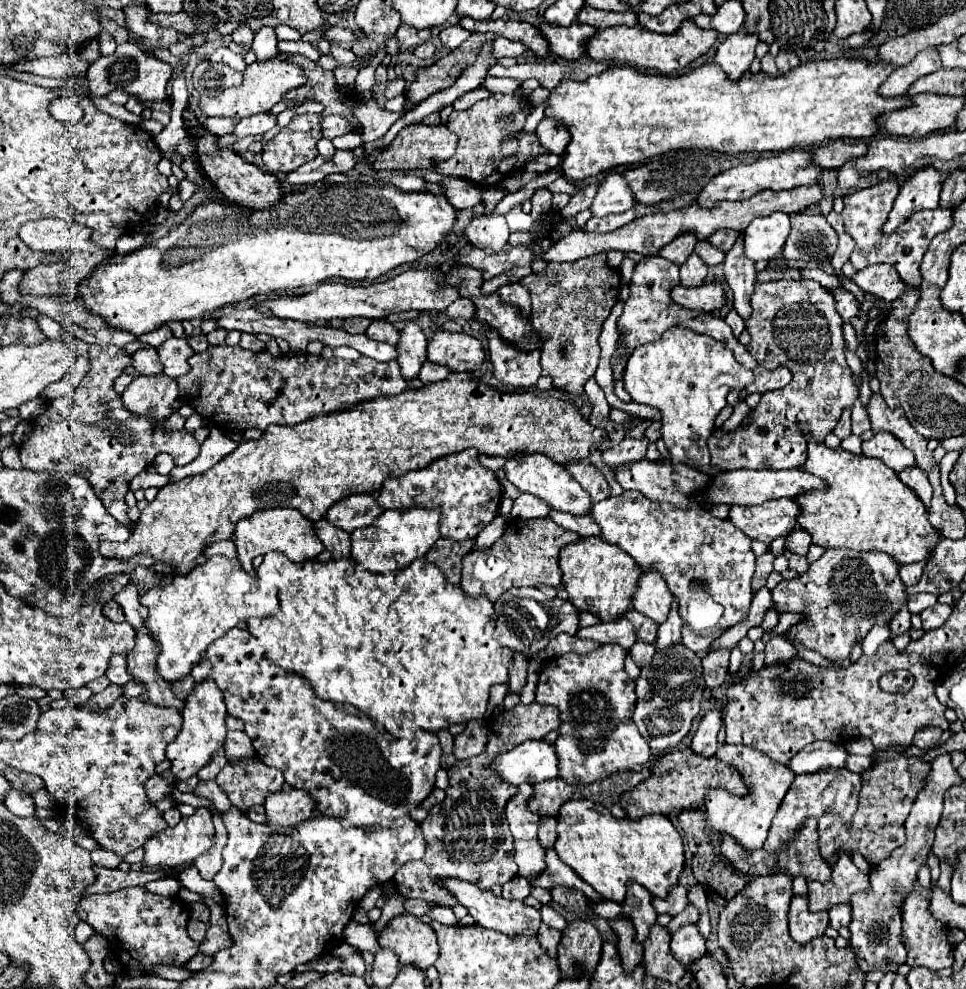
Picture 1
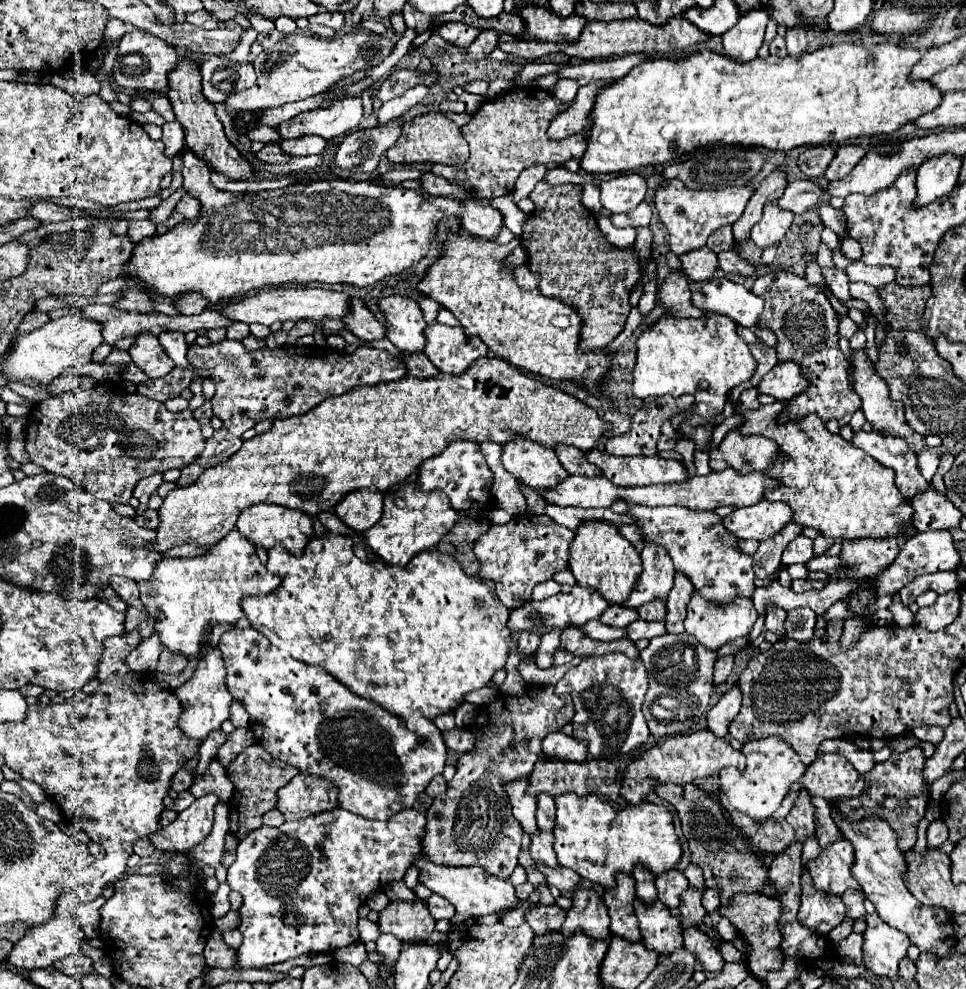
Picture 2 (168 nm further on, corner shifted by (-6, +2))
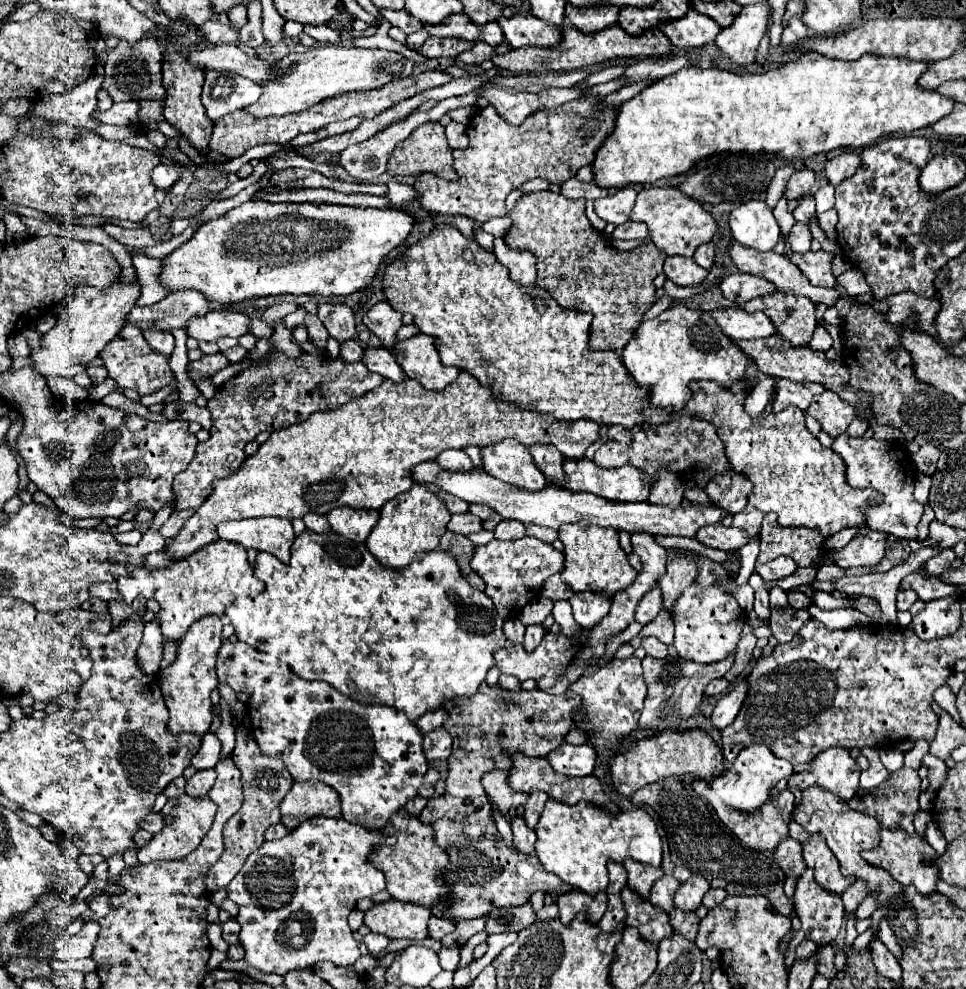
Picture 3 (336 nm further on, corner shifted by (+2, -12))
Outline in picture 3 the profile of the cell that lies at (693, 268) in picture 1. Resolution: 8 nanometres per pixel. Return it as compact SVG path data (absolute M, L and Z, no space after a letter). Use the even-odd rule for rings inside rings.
M668 257L664 263L664 275L682 287L698 287L708 277L708 269L700 267L690 257Z

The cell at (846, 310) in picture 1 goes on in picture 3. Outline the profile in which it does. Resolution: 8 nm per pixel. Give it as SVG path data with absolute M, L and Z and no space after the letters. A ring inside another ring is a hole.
M808 251L804 255L794 253L790 257L792 263L796 263L800 267L800 271L808 277L810 283L818 285L818 287L834 287L836 285L836 277L830 271L830 263L834 259L834 253L826 253L826 251Z

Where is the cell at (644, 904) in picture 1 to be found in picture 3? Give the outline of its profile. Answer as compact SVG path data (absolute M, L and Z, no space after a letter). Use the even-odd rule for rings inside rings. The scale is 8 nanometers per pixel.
M626 859L622 865L624 865L626 873L628 873L628 887L630 887L630 891L640 895L642 899L648 899L652 883L664 875L662 869L644 867L642 863L634 863L632 859Z

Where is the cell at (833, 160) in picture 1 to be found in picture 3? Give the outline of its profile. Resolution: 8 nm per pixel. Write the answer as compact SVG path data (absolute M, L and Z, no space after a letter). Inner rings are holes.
M800 169L800 171L794 171L794 175L790 177L788 185L786 185L786 191L784 191L784 197L786 199L798 199L802 195L806 195L814 185L814 171L812 169Z

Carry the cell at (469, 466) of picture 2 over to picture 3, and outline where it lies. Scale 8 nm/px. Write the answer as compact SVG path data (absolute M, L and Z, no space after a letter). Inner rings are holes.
M446 449L444 453L438 455L436 461L448 471L472 471L474 469L470 457L460 449Z

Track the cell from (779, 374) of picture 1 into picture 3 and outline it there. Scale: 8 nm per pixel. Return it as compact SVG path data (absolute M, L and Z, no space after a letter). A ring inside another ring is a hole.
M774 379L774 393L772 393L772 411L784 411L786 407L794 405L800 411L806 411L812 397L818 395L820 391L824 391L824 385L820 383L812 383L812 381L790 381L790 379Z

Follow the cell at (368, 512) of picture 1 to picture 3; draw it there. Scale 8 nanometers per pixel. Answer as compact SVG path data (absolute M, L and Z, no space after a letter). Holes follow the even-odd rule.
M336 507L336 511L330 511L326 517L328 517L328 523L334 533L362 543L374 529L380 513L374 509Z

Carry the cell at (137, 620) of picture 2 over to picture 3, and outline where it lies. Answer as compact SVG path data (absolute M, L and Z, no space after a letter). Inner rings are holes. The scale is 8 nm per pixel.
M110 601L110 603L108 603L108 611L110 611L110 617L112 617L112 627L114 627L114 629L122 627L122 623L128 619L128 615L126 615L126 605L124 605L124 603Z

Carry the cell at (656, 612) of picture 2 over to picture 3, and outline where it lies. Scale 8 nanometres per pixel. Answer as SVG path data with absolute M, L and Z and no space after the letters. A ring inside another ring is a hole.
M660 589L650 591L650 593L644 595L644 599L638 603L636 621L638 621L640 625L648 625L648 623L658 615L660 609L662 609L662 595L660 595Z

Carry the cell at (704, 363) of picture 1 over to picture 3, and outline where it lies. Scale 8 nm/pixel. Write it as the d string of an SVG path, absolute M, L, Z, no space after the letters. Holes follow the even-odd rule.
M670 307L634 331L622 351L622 361L638 387L648 389L652 405L682 409L692 397L692 381L714 381L720 387L732 387L744 377L750 359L720 331L710 313Z

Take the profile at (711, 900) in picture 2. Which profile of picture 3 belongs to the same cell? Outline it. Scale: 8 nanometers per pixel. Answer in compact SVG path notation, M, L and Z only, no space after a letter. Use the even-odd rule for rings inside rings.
M710 889L710 891L704 895L702 905L704 905L706 909L714 909L714 907L718 907L718 905L724 901L724 897L726 897L726 891L724 891L724 889Z

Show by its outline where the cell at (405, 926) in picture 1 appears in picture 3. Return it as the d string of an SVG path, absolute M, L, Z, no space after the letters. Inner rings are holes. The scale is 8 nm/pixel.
M390 899L366 911L364 923L372 929L372 933L384 933L388 939L422 941L428 935L428 917L428 907L416 907L416 903L400 903Z

